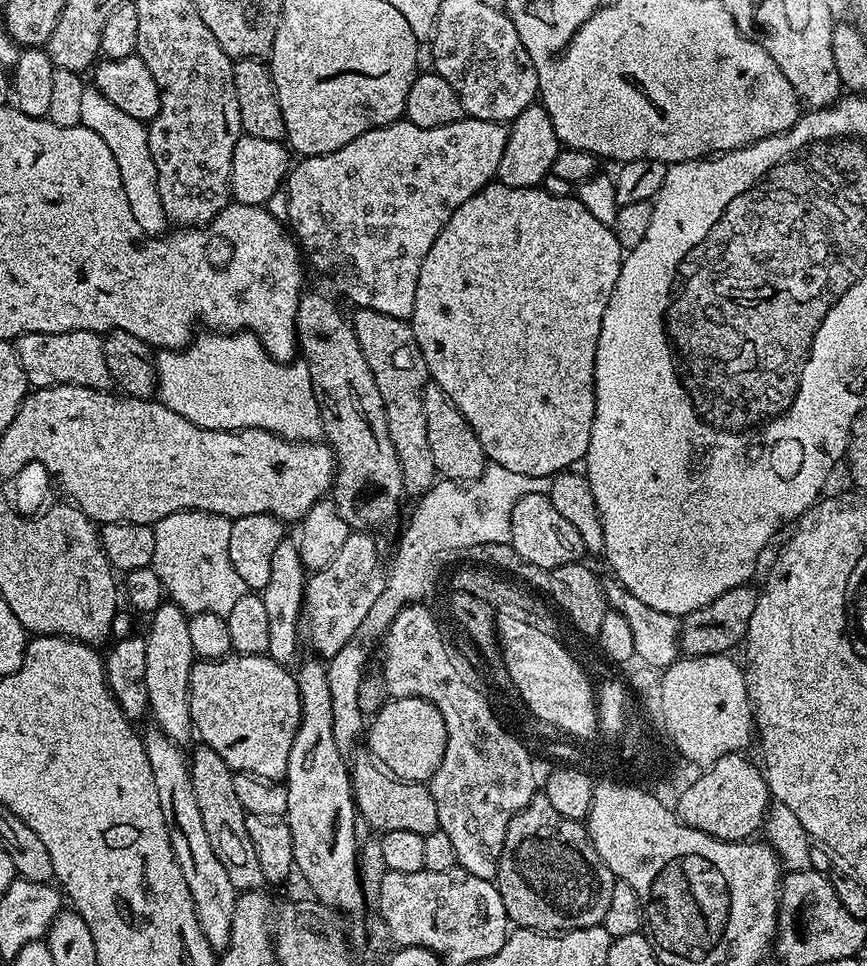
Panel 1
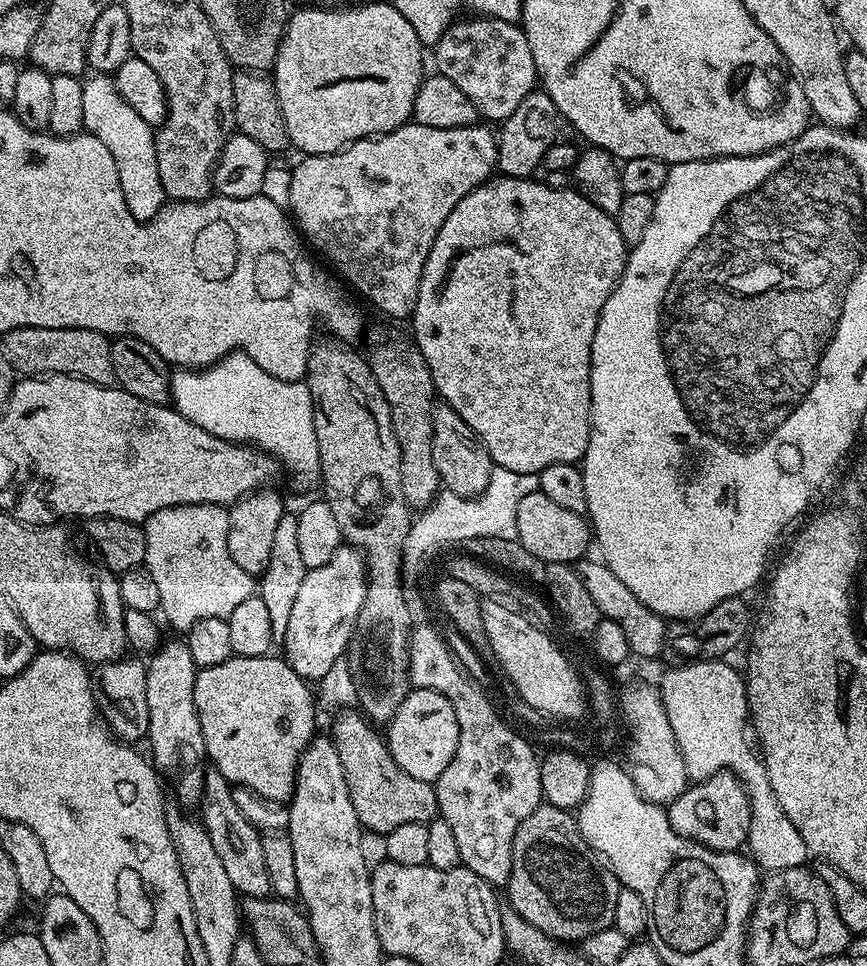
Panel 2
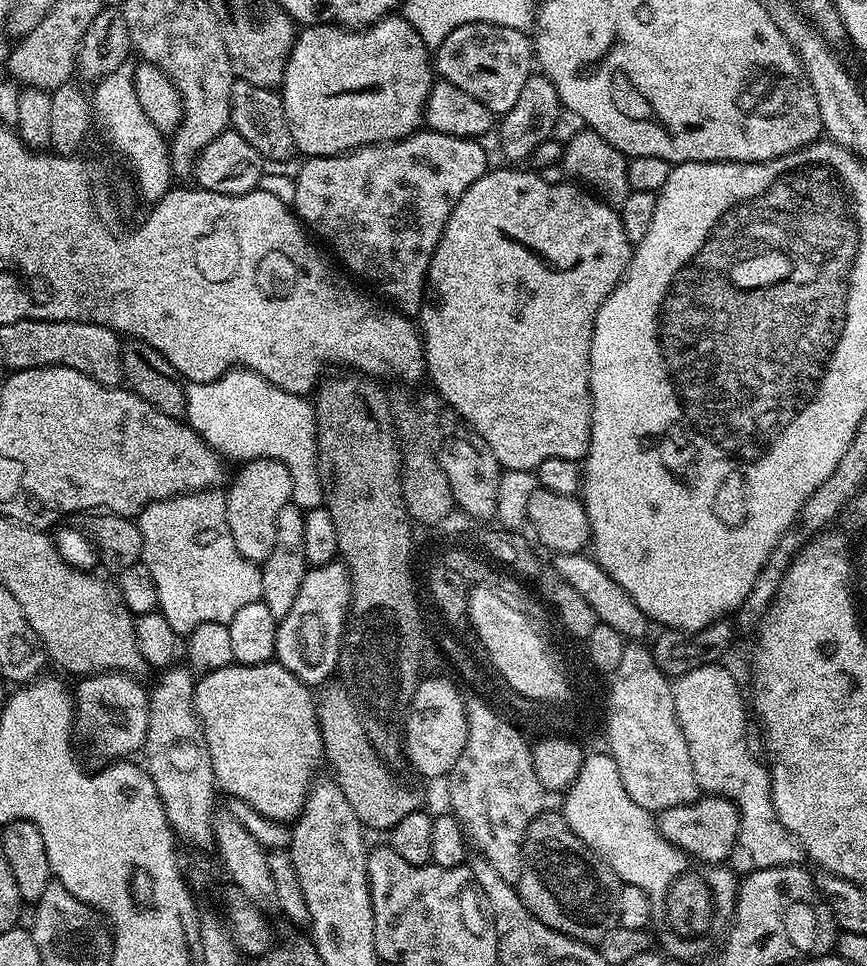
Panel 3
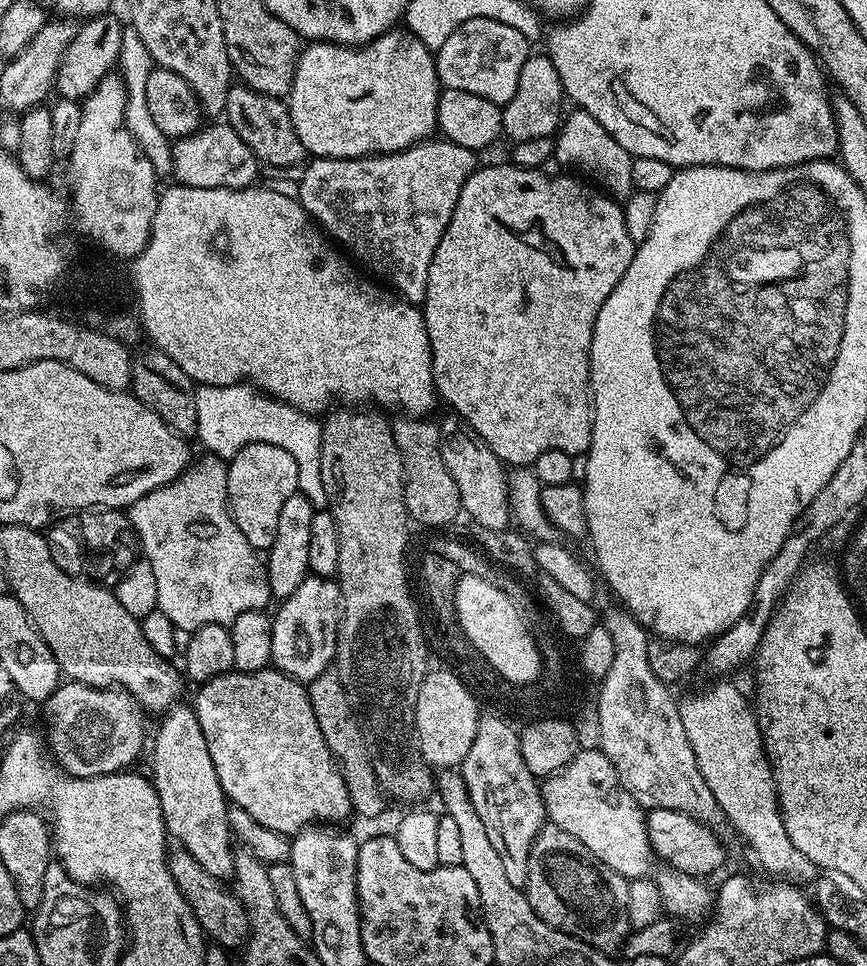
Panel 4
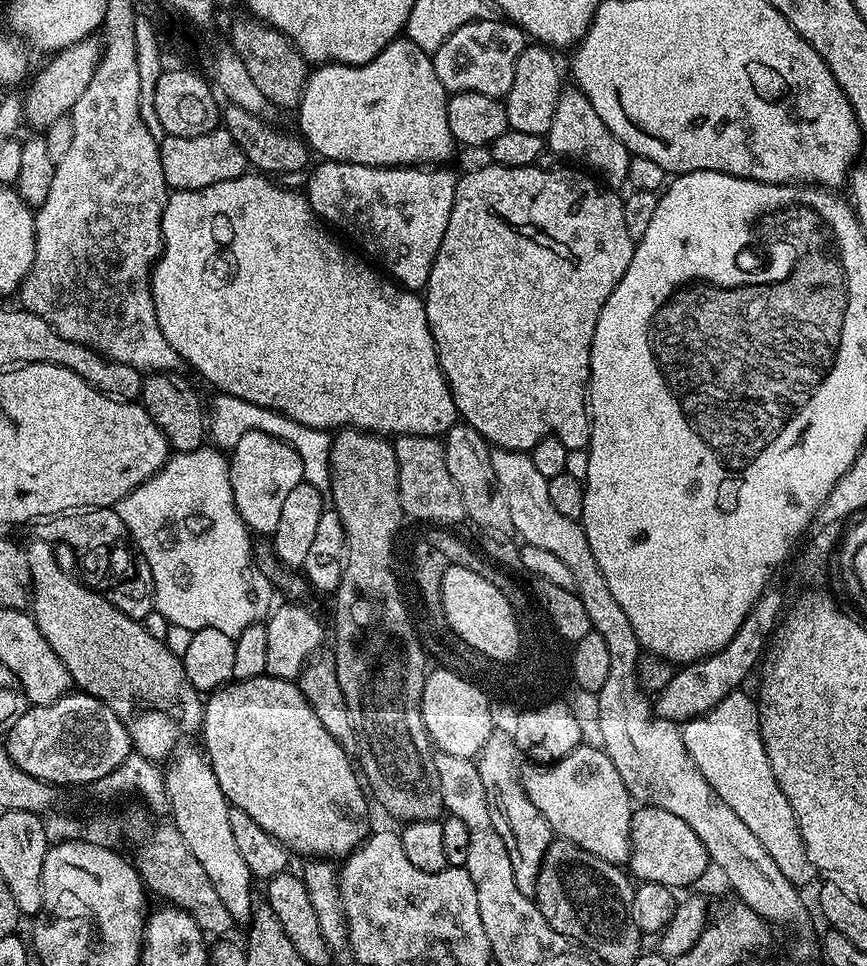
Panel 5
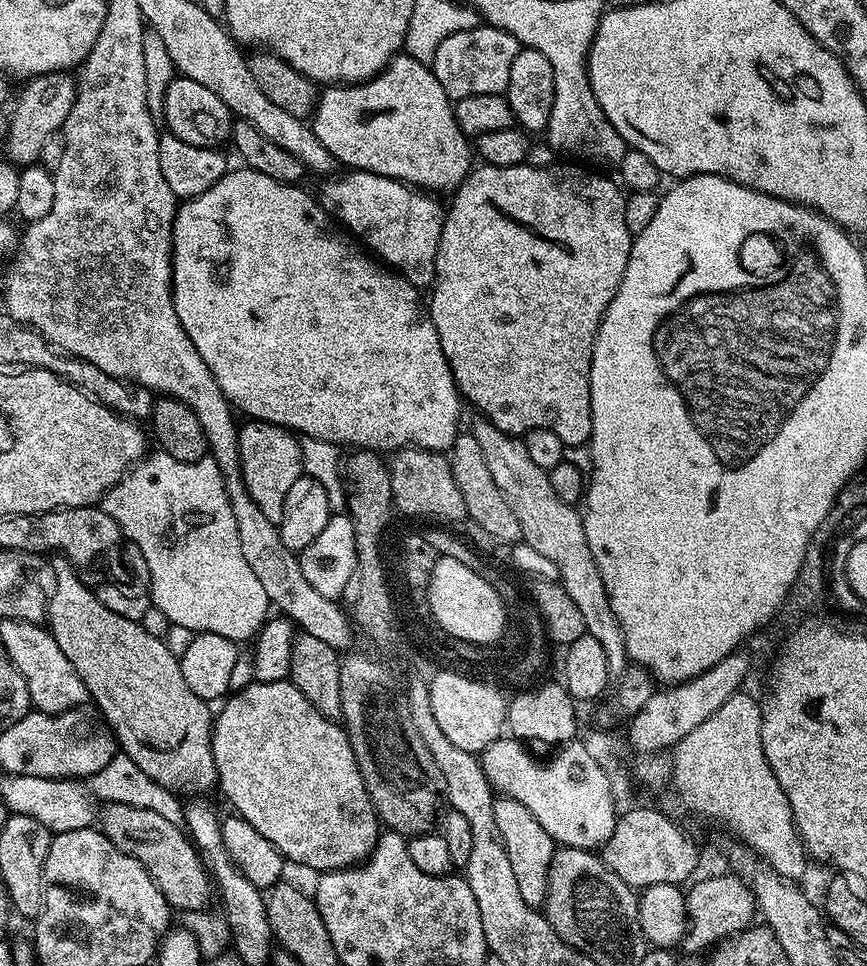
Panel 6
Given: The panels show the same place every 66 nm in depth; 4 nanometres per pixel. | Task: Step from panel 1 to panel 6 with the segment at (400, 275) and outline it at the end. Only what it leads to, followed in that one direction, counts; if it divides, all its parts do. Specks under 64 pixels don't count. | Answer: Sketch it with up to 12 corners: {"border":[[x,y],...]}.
{"border":[[344,170],[324,211],[415,288],[431,289],[445,205]]}

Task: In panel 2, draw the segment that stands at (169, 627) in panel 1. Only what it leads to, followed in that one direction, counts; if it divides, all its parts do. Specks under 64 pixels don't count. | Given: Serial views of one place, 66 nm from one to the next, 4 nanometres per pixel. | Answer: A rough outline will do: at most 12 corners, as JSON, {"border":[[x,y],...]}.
{"border":[[183,639],[146,664],[146,744],[199,805],[206,753]]}

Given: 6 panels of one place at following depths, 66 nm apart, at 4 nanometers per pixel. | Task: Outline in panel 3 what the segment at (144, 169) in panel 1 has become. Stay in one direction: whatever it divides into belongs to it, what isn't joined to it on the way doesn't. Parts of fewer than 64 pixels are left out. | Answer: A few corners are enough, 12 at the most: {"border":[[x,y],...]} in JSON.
{"border":[[131,63],[95,85],[95,119],[140,196],[173,187],[169,141],[134,94]]}

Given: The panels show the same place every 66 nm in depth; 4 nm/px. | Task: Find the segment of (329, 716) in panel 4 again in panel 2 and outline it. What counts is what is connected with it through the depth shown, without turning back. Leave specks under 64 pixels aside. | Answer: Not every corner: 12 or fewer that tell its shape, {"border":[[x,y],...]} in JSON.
{"border":[[359,711],[330,735],[361,829],[437,819],[435,787],[396,765]]}

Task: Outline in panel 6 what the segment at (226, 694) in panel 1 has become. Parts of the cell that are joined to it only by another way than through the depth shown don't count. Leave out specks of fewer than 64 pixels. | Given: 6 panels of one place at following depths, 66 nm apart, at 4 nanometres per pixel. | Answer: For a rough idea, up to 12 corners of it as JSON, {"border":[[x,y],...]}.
{"border":[[288,680],[219,705],[219,791],[285,861],[351,868],[378,817]]}

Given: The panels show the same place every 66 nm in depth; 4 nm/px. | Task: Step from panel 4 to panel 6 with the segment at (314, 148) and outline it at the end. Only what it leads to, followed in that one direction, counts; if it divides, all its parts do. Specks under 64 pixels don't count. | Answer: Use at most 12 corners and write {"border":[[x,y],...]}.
{"border":[[416,60],[321,91],[310,120],[349,169],[433,194],[473,145]]}

